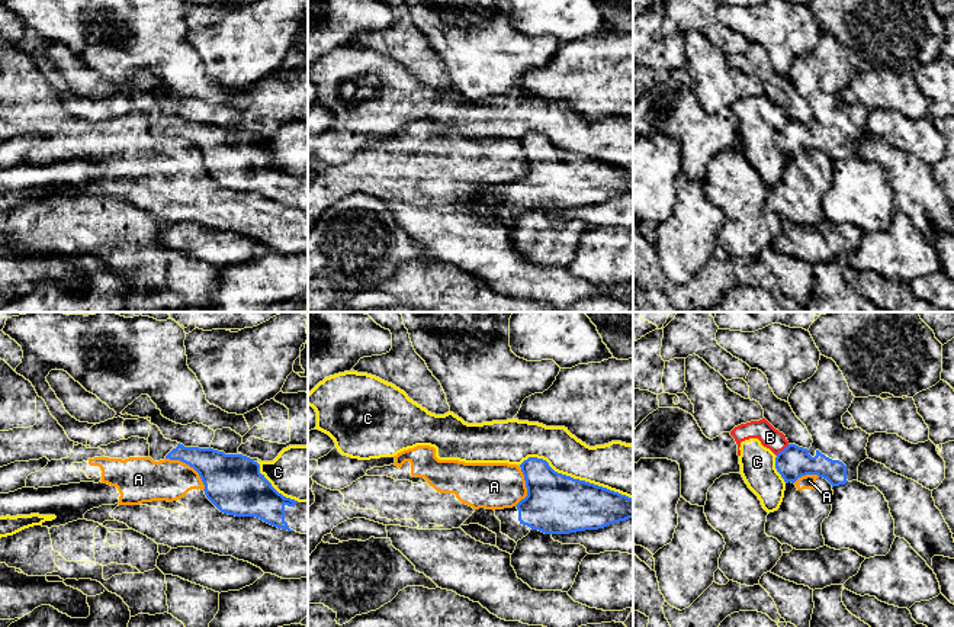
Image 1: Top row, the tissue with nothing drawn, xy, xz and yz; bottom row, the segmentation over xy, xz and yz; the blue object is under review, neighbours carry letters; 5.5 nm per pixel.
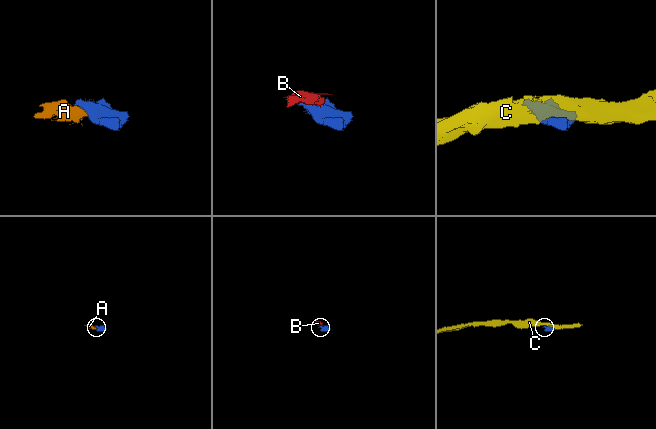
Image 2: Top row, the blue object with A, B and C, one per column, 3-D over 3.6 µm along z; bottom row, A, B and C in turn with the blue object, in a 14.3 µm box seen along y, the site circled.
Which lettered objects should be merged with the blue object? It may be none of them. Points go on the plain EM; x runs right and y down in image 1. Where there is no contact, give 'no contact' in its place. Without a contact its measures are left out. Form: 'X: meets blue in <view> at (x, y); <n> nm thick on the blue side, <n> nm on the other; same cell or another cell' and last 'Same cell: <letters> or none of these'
A: meets blue in xy at (190, 141); 320 nm thick on the blue side, 220 nm on the other; another cell
B: meets blue in yz at (783, 125); 180 nm thick on the blue side, 120 nm on the other; another cell
C: meets blue in xz at (577, 154); 340 nm thick on the blue side, 280 nm on the other; another cell
Same cell: none of these

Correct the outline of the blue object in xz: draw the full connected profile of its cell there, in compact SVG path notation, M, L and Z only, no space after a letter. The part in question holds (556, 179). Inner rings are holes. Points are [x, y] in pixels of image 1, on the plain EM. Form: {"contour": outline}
{"contour": "M529 132L520 142L527 171L513 183L495 184L501 208L515 218L531 205L569 209L633 193L633 173L558 148L543 134Z"}

